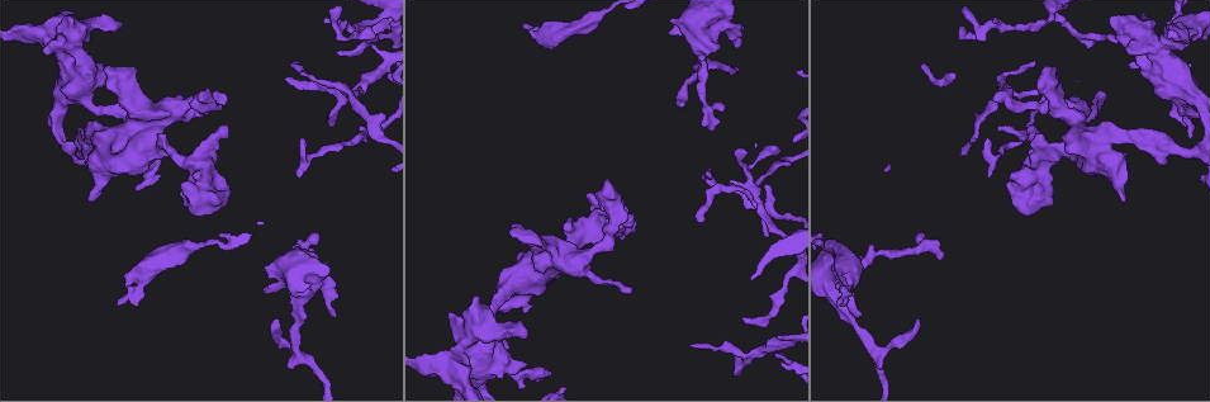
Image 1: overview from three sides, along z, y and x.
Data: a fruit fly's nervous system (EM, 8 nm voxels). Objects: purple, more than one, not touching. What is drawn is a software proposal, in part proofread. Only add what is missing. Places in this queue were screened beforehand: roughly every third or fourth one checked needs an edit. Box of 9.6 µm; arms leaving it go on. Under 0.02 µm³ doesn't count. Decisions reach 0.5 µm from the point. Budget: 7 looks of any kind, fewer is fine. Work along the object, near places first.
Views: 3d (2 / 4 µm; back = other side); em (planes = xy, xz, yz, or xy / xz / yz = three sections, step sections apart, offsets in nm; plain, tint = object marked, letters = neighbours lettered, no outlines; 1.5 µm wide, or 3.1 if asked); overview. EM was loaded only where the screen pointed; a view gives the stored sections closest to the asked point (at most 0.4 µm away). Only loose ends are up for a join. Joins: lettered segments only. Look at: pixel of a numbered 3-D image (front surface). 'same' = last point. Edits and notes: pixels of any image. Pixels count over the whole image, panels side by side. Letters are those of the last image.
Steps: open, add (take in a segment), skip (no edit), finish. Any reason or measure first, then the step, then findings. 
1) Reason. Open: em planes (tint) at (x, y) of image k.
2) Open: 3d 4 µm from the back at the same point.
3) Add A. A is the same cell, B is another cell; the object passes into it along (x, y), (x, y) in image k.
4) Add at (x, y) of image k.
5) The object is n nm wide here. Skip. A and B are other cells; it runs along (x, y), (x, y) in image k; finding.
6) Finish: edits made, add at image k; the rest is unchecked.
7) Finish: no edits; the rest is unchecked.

An open end. Open: 3d 2 µm at (165, 141) of image 1.

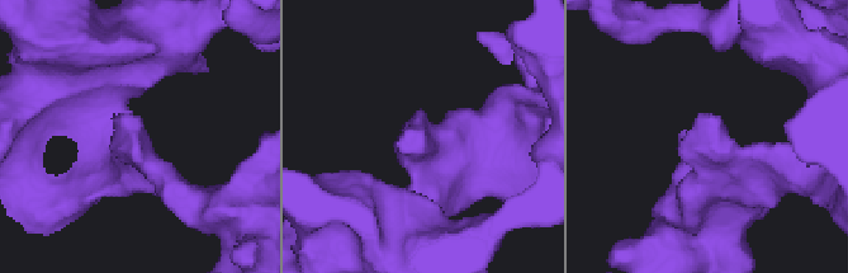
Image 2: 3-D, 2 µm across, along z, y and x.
Open: em yz step 8 (tint) at (419, 112) of image 2.

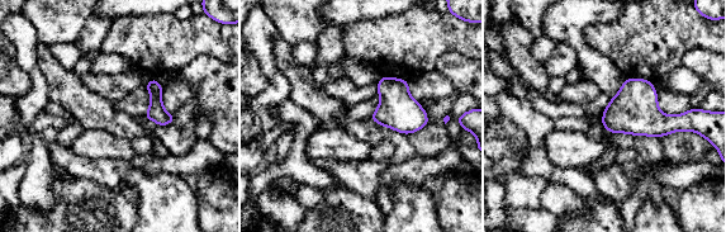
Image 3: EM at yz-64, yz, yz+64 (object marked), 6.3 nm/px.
Cut it another way. Open: em planes (letters) at the same point.

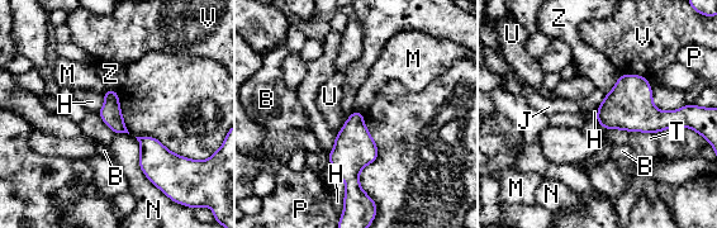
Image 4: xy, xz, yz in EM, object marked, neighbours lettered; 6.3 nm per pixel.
Skip. B, H, J, M, N, P, T, U, V and Z are other cells; a border runs along (104, 94), (104, 104), (98, 112) in image 4; no lettered segment goes on from it.

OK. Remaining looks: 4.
An open end. Open: em planes (letters) at (90, 198) of image 1.

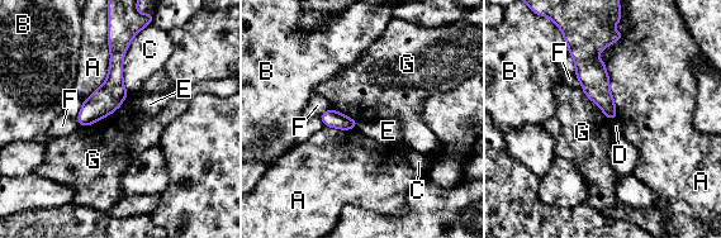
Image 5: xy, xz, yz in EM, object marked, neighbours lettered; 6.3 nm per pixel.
Skip. A, B, C, D, E, F and G are other cells; it runs along (114, 48), (113, 90), (82, 123) in image 5; no lettered segment goes on from it.

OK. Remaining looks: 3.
Thick end. Open: 3d 4 µm at (123, 24) of image 1.

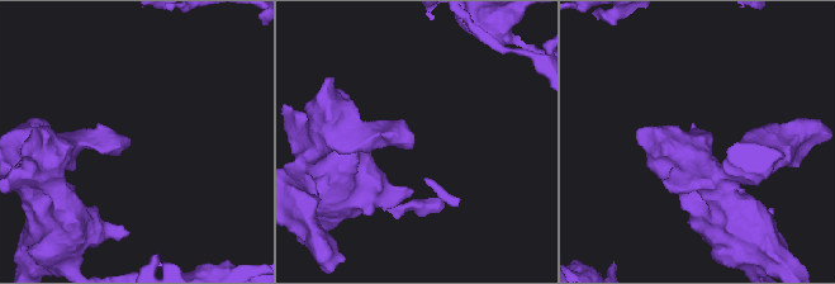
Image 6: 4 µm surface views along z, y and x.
Open: em xy step 8 (tint) at (130, 143) of image 6.

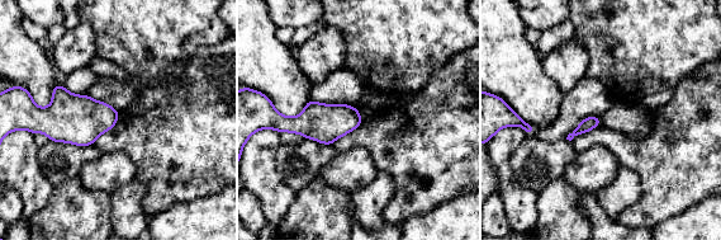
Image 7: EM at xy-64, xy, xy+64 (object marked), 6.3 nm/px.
Cut it another way. Open: em planes (letters) at the same point.

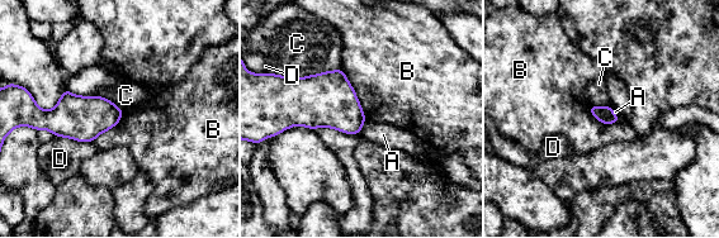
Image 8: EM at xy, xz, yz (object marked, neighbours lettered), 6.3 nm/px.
The longest contact is with B, 380 nm. Skip. A, B, C and D are other cells; a border runs along (340, 68), (354, 90), (367, 120) in image 8; no lettered segment goes on from it.

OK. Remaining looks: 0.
Finish: no edits; the rest is unchecked.

